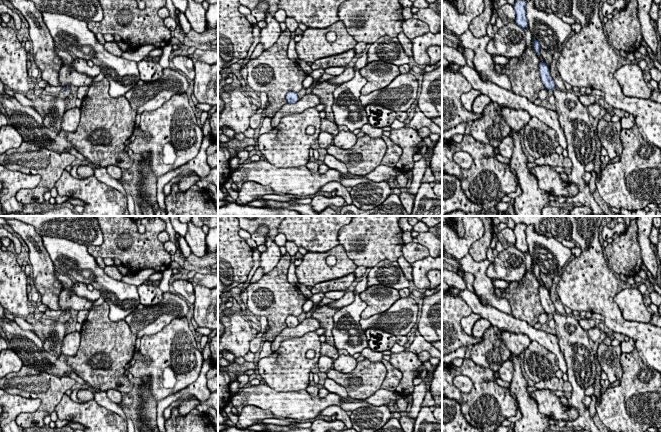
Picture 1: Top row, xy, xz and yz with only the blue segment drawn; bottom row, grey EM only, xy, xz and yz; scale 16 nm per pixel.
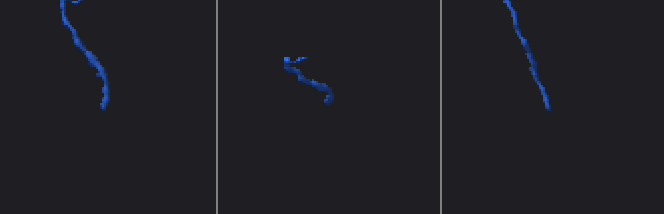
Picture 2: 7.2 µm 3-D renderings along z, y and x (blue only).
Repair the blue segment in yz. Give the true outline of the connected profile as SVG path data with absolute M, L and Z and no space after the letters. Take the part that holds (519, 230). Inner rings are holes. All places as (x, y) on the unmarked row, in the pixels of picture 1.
M520 223L520 224L516 224L513 229L513 232L516 238L515 246L522 253L525 253L528 251L528 244L526 241L526 228L527 228L527 225Z

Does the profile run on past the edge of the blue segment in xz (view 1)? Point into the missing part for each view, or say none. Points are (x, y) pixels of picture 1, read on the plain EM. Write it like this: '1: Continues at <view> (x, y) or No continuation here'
1: No continuation here

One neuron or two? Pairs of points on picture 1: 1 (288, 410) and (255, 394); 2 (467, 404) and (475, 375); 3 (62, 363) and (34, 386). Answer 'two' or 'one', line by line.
1: one
2: one
3: two

